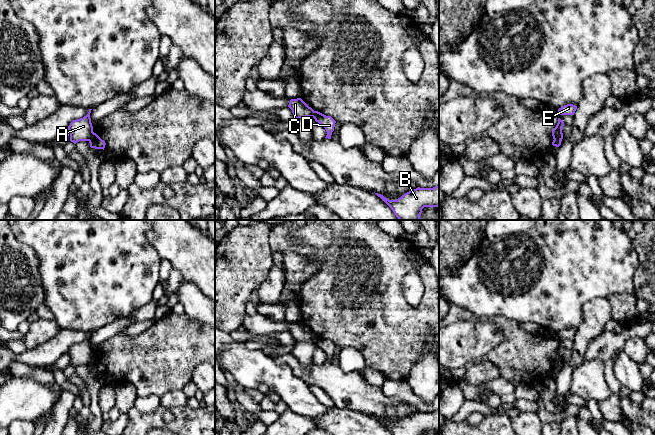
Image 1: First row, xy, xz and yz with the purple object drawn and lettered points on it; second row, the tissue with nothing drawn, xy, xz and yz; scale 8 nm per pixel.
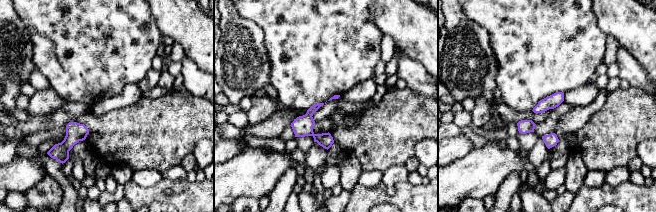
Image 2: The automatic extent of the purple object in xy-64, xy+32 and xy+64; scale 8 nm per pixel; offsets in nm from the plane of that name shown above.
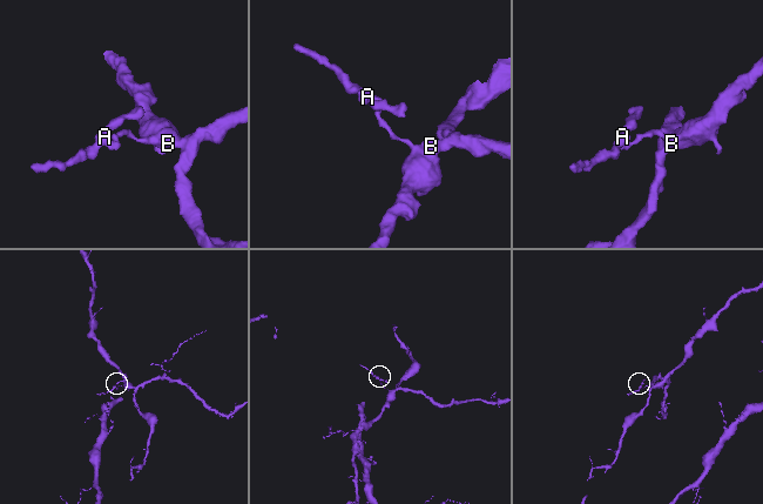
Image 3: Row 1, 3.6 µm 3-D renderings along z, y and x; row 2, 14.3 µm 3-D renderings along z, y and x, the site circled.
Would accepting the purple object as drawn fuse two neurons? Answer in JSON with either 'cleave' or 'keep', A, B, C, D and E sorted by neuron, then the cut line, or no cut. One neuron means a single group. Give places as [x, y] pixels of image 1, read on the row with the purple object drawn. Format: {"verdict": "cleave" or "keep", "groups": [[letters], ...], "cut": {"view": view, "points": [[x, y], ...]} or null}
{"verdict": "cleave", "groups": [["A", "C", "E"], ["B", "D"]], "cut": {"view": "xy", "points": [[93, 132], [88, 140]]}}

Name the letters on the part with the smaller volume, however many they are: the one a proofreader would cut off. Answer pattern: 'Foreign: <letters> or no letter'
Foreign: A, C, E

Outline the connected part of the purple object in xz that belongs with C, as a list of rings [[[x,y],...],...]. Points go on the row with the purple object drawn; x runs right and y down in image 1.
[[[301,98],[291,99],[288,107],[292,110],[296,119],[314,116],[314,110]]]

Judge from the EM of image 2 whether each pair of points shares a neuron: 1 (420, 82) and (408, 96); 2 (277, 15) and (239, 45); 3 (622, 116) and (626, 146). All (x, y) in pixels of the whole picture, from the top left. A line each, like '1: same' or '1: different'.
1: different
2: different
3: same

